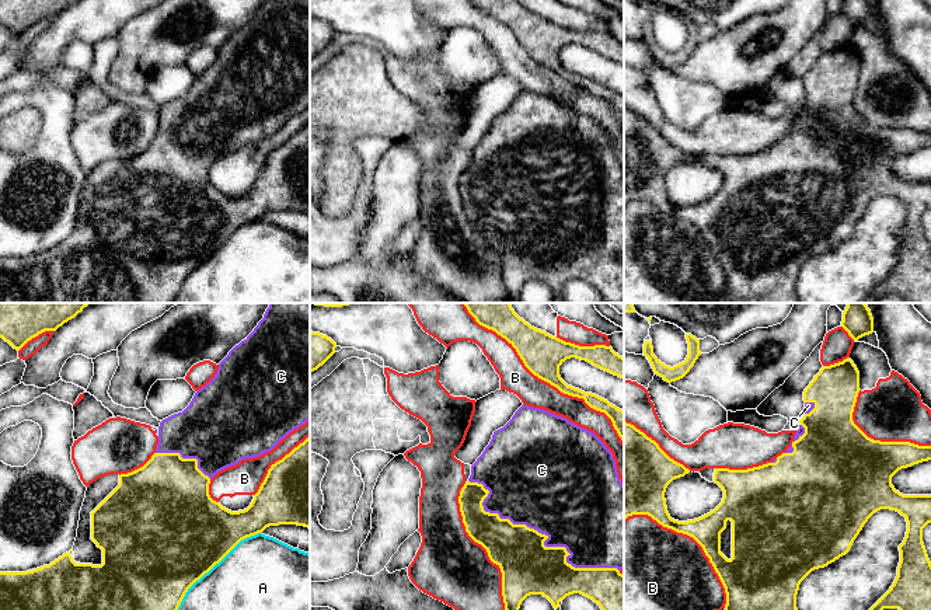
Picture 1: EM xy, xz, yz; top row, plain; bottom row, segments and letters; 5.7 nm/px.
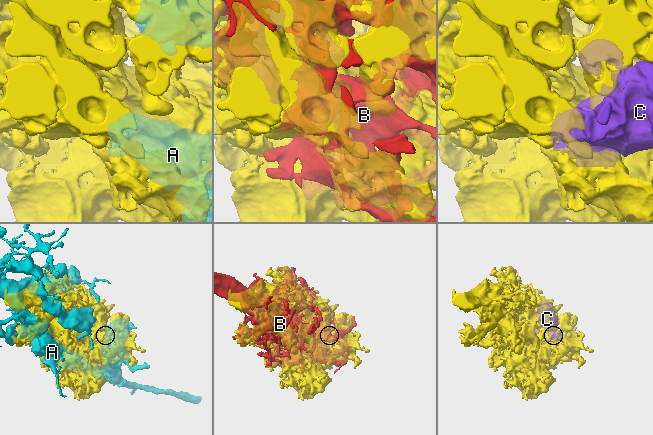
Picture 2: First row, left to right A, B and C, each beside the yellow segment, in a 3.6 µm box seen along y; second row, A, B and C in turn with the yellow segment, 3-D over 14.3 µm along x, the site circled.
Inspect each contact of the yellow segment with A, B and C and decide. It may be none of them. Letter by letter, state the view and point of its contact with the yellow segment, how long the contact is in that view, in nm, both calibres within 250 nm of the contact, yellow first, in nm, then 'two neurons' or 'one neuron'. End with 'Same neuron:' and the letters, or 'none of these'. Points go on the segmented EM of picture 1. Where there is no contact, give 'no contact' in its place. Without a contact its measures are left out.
A: meets yellow in xy at (215, 564); contact 650 nm long; 500 nm thick on the yellow side, 400 nm on the other; two neurons
B: meets yellow in xz at (544, 380); contact 1200 nm long; 240 nm thick on the yellow side, 180 nm on the other; two neurons
C: meets yellow in xz at (543, 534); contact 1000 nm long; 320 nm thick on the yellow side, 480 nm on the other; one neuron
Same neuron: C

